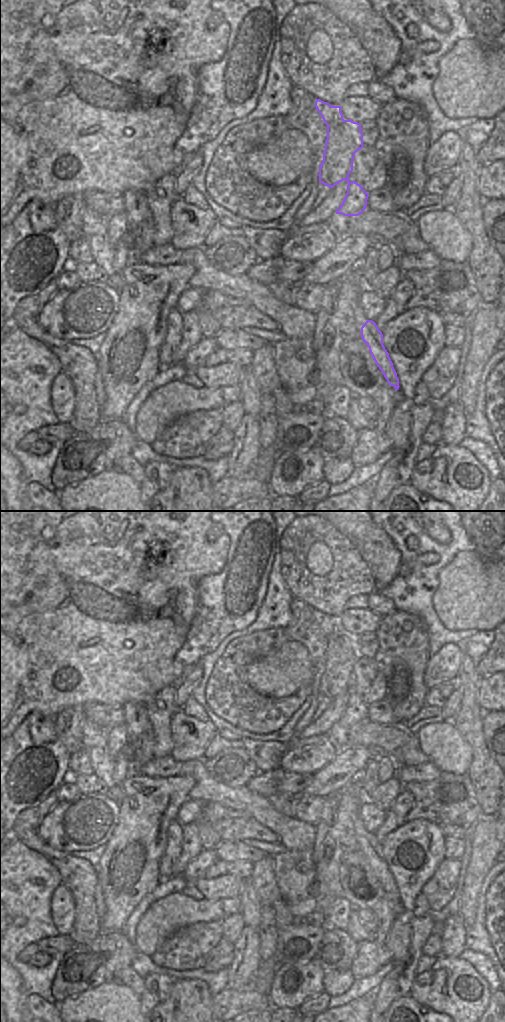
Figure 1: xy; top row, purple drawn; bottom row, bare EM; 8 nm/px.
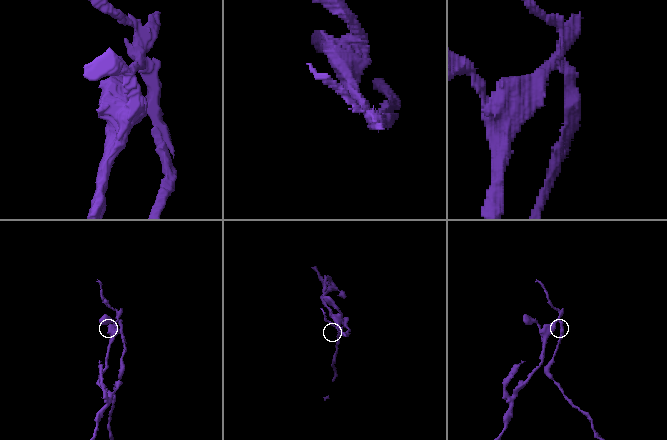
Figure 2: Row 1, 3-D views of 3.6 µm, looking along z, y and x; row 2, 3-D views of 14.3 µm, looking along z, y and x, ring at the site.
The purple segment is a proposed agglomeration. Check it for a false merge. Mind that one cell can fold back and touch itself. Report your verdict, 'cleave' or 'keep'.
cleave

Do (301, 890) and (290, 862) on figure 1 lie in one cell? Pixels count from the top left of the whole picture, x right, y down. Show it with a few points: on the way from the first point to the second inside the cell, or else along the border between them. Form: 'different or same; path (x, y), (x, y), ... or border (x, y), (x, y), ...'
same; path (298, 883), (296, 872), (293, 869)

